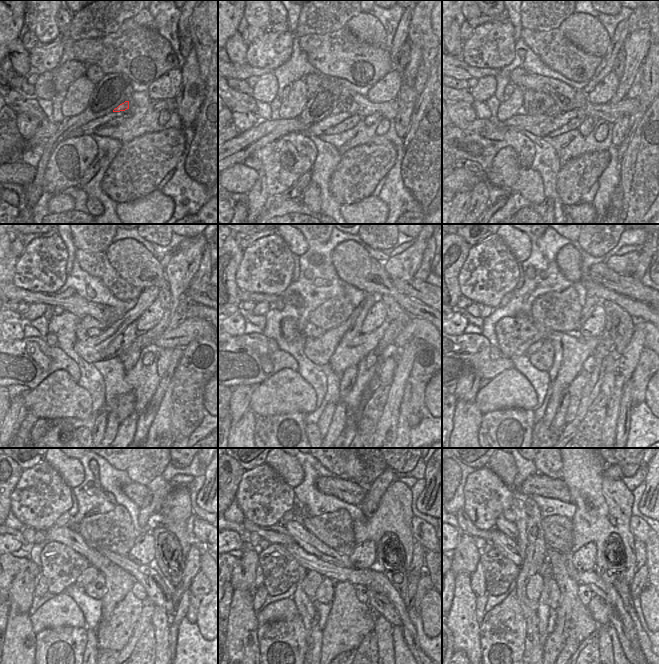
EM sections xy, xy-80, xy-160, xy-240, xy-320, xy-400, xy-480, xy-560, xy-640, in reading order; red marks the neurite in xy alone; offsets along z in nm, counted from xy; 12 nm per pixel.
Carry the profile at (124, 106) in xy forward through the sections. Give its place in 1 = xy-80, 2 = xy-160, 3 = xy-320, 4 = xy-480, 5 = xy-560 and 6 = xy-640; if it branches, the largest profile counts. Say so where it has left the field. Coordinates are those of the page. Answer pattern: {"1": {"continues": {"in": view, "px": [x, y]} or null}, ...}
{"1": {"continues": {"in": "xy-80", "px": [335, 110]}}, "2": {"continues": {"in": "xy-160", "px": [553, 110]}}, "3": {"continues": {"in": "xy-320", "px": [310, 330]}}, "4": {"continues": {"in": "xy-480", "px": [61, 566]}}, "5": {"continues": {"in": "xy-560", "px": [280, 569]}}, "6": {"continues": {"in": "xy-640", "px": [500, 572]}}}

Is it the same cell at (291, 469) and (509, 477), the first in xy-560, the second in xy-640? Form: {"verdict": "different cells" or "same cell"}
{"verdict": "same cell"}

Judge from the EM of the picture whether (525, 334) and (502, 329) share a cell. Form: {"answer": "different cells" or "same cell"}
{"answer": "same cell"}

